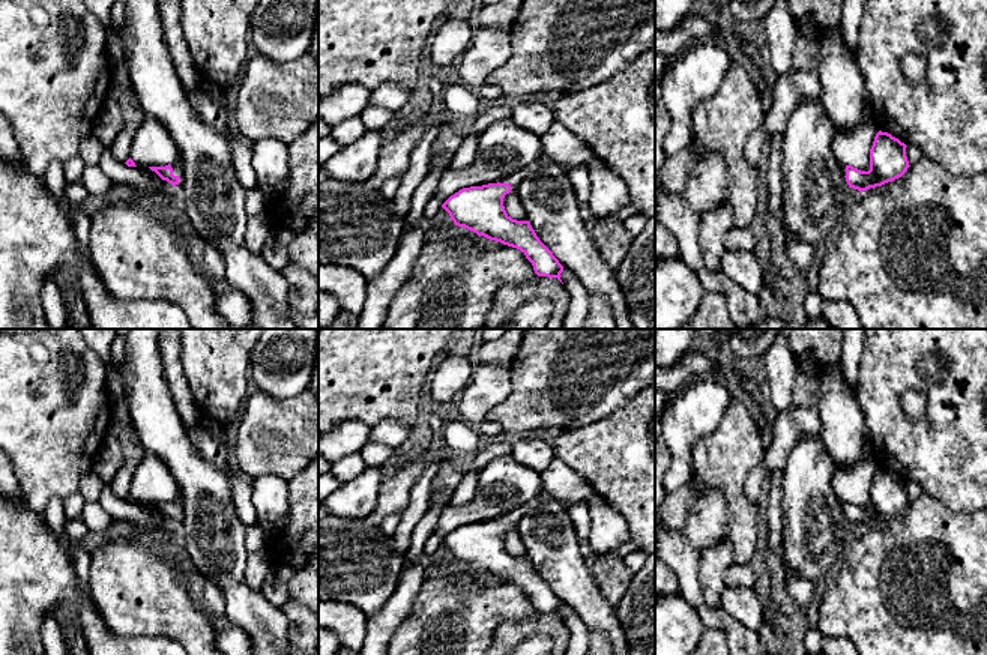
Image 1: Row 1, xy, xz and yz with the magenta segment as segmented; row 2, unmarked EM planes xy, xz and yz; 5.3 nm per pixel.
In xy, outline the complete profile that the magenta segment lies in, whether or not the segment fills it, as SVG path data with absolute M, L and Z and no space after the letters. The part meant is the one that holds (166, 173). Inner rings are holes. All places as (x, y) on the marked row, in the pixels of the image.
M177 152L174 159L168 165L149 168L155 171L162 180L171 183L173 186L182 185L183 182L183 164Z

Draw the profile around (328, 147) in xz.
M332 137L318 140L318 165L324 165L332 156L341 152L343 146Z

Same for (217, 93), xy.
M201 78L200 86L207 92L207 95L221 107L227 107L227 98L225 98L225 90L221 87L215 86L209 80Z

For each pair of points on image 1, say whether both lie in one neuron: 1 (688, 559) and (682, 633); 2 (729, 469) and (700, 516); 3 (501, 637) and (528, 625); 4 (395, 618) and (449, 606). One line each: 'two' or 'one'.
1: two
2: two
3: one
4: two

